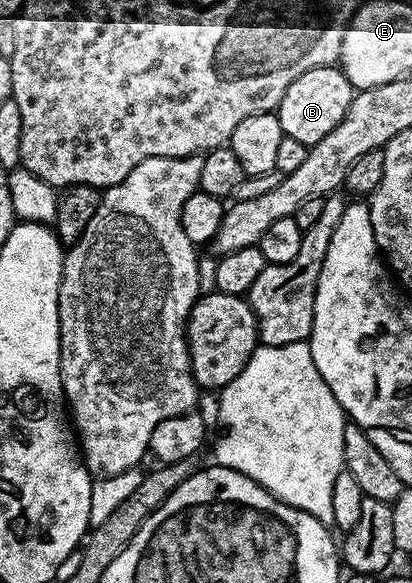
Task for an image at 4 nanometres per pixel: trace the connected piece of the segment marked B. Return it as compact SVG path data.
M337 65L312 68L312 72L304 72L304 76L297 78L288 92L284 92L284 100L280 100L278 105L276 113L283 135L292 140L300 140L308 148L316 145L324 140L324 136L328 136L328 132L332 132L332 128L340 124L355 93L354 87Z

